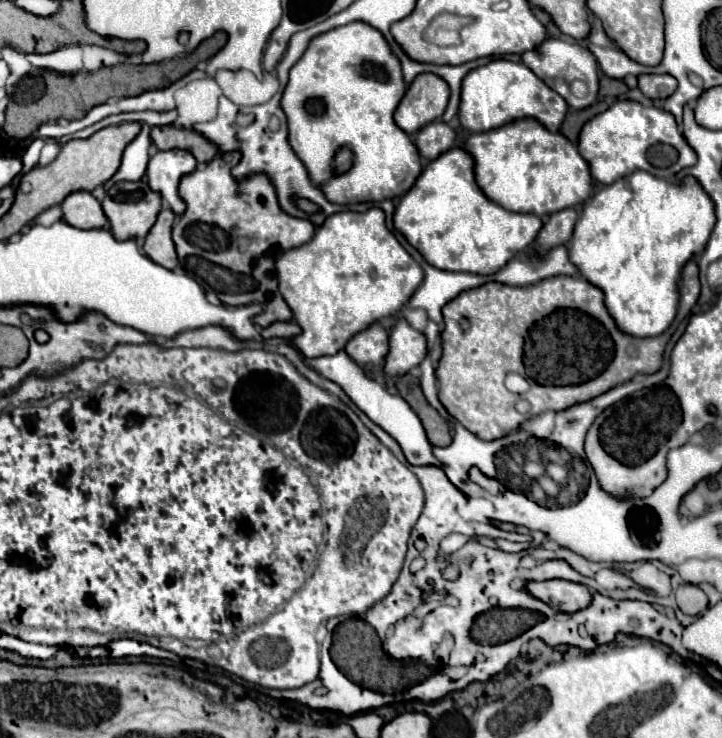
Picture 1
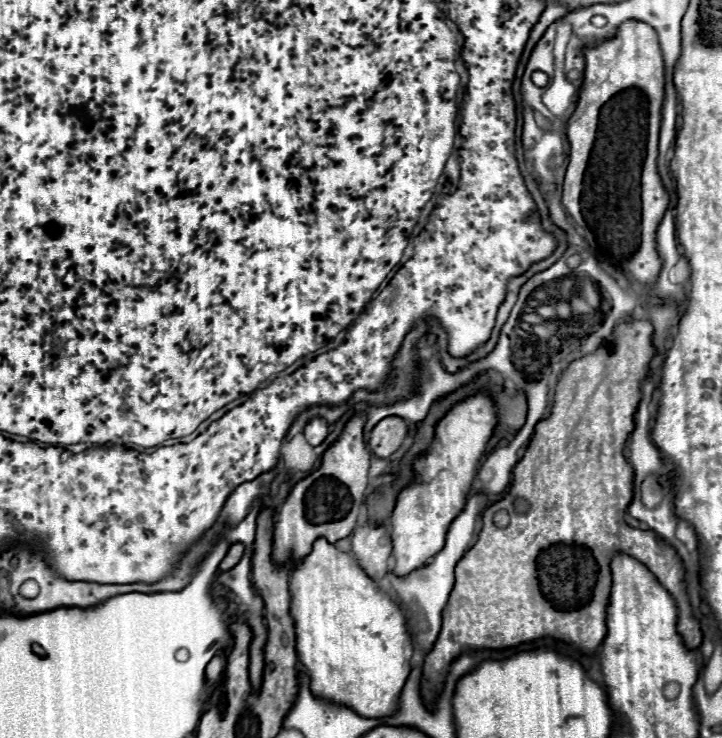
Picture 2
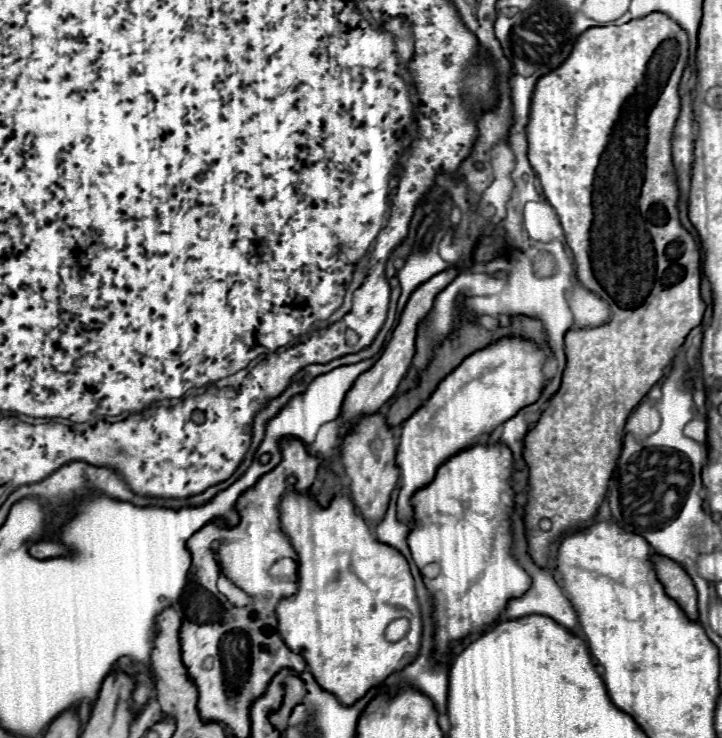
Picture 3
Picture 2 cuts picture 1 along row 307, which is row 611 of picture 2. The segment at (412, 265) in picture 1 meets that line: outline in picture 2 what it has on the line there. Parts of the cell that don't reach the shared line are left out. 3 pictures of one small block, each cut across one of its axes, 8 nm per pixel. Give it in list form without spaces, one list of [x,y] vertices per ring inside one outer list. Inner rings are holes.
[[[318,538],[314,542],[314,548],[308,556],[304,556],[300,560],[300,564],[292,570],[290,580],[288,580],[288,592],[290,592],[290,616],[294,618],[294,628],[296,628],[296,650],[300,656],[300,662],[306,670],[306,674],[310,676],[312,684],[312,694],[316,698],[322,698],[326,702],[334,702],[338,706],[346,706],[350,710],[354,710],[358,716],[364,718],[380,718],[380,716],[388,716],[396,710],[396,700],[400,696],[400,688],[404,686],[408,674],[410,674],[410,658],[414,654],[414,644],[412,644],[412,634],[406,628],[406,618],[400,610],[400,606],[390,598],[390,594],[386,594],[366,572],[364,568],[358,564],[358,560],[350,554],[350,552],[340,552],[334,544],[330,544],[326,538]]]

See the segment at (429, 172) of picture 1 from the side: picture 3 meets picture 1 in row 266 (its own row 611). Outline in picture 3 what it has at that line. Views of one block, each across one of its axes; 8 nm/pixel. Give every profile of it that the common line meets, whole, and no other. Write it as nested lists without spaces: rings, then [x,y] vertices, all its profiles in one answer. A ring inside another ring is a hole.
[[[472,446],[450,460],[446,460],[432,484],[418,490],[412,498],[414,518],[416,522],[410,526],[408,546],[424,584],[428,586],[436,612],[436,656],[448,654],[462,638],[474,632],[482,632],[490,626],[506,608],[508,600],[522,596],[530,588],[530,576],[512,556],[512,530],[510,530],[510,516],[514,510],[514,490],[510,486],[512,476],[512,452],[502,446]]]

